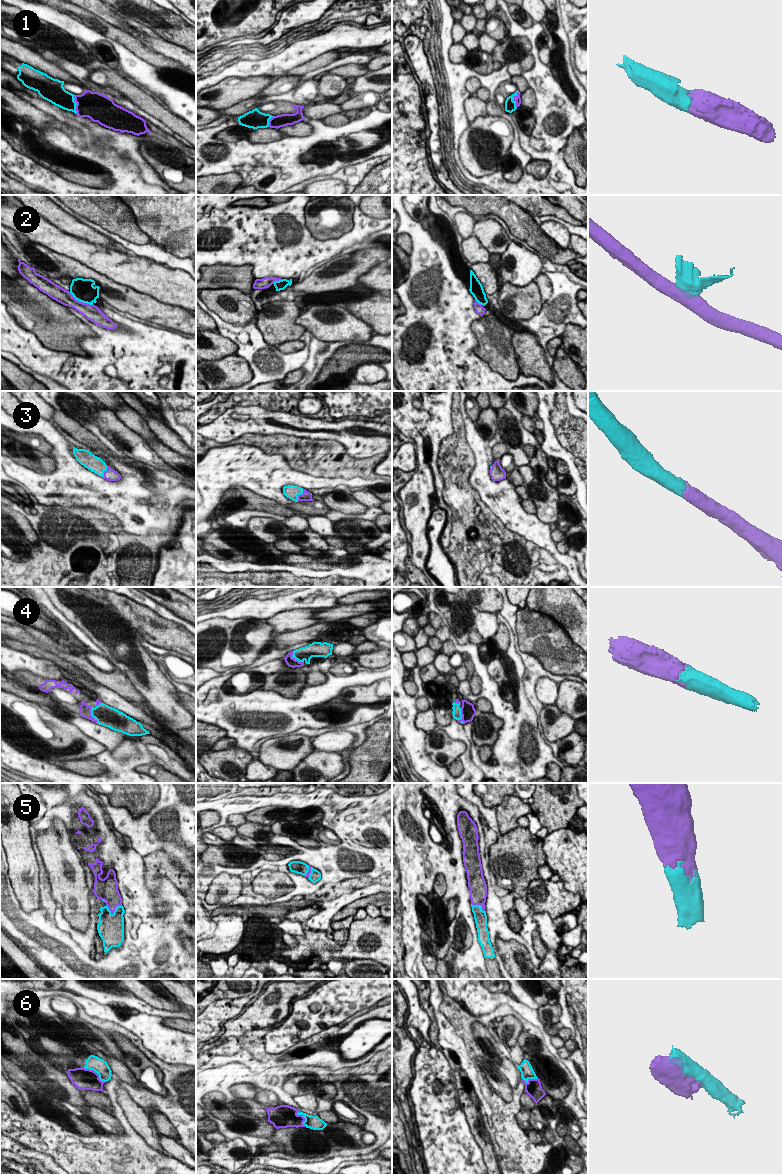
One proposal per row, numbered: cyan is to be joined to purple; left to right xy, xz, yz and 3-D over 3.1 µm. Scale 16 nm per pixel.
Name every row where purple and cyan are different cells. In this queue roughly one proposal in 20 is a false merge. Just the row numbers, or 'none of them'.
2

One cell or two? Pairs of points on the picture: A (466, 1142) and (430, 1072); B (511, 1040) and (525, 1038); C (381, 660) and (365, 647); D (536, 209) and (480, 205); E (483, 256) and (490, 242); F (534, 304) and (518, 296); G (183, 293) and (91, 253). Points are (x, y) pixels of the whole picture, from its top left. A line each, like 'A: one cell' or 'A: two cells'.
A: one cell
B: two cells
C: two cells
D: two cells
E: two cells
F: one cell
G: one cell

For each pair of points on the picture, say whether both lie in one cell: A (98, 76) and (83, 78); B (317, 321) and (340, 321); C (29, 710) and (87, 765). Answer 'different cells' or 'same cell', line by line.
A: different cells
B: same cell
C: different cells

